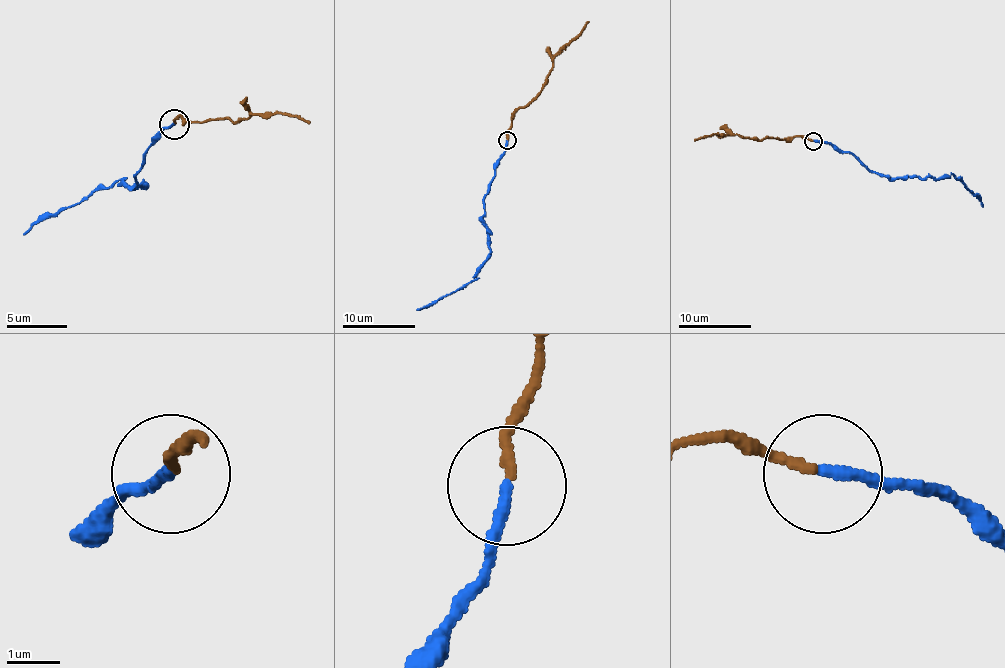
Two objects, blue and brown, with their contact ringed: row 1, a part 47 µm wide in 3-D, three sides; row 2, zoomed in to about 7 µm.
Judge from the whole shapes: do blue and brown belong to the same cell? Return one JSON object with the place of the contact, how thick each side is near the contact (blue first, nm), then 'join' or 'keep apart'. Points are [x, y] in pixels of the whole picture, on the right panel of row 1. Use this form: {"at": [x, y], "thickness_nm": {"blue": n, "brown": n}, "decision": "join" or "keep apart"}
{"at": [813, 141], "thickness_nm": {"blue": 220, "brown": 180}, "decision": "join"}

